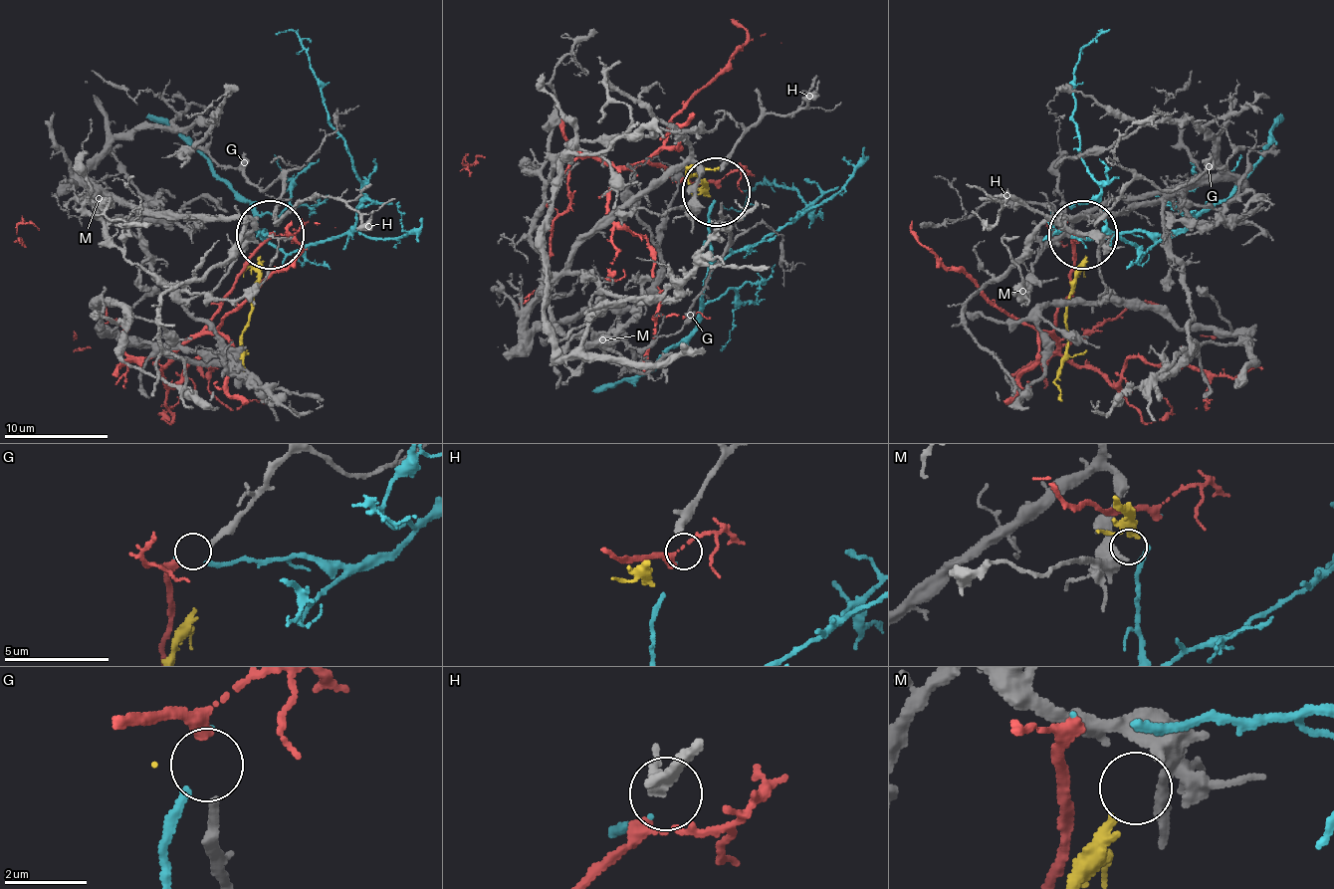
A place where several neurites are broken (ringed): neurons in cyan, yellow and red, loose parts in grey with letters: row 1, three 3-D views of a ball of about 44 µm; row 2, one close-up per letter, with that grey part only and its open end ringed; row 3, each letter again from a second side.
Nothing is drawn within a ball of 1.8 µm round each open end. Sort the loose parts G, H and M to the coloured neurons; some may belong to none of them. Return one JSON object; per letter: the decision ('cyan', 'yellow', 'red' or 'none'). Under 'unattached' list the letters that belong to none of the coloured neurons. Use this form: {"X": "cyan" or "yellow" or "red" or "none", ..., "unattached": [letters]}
{"G": "red", "H": "cyan", "M": "yellow", "unattached": []}

